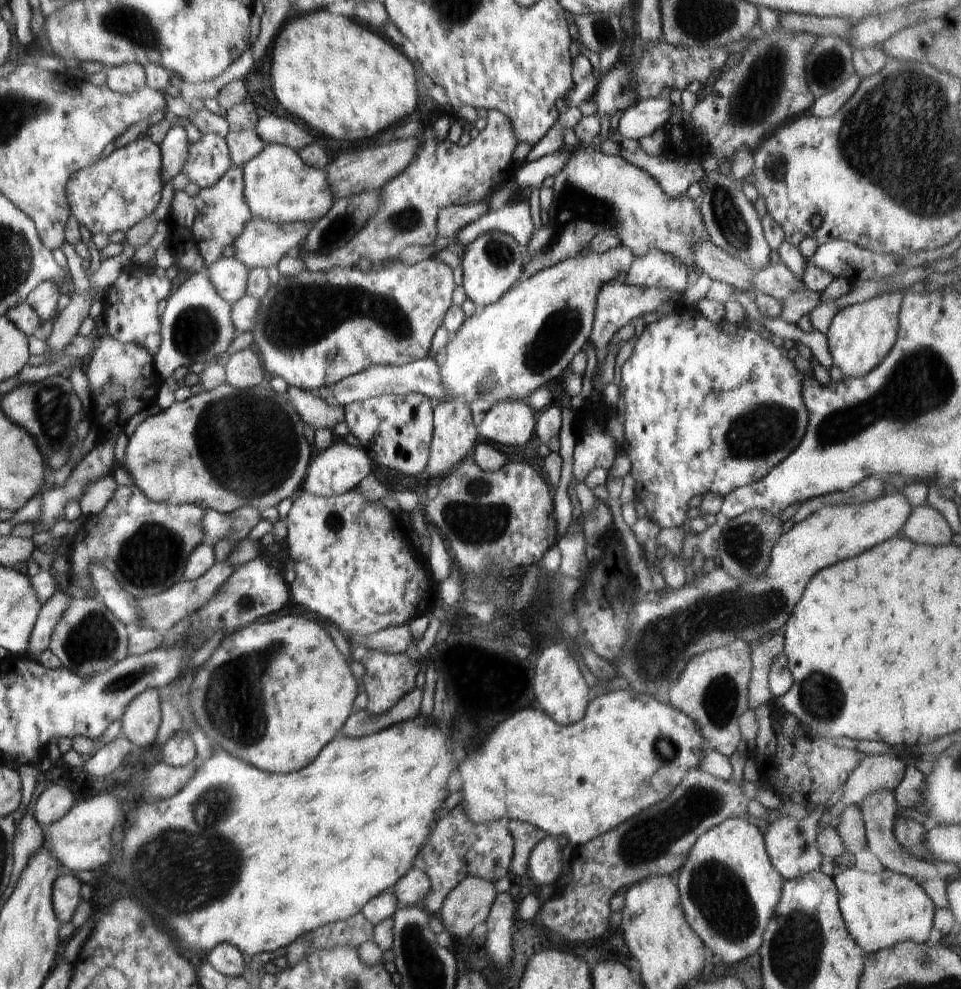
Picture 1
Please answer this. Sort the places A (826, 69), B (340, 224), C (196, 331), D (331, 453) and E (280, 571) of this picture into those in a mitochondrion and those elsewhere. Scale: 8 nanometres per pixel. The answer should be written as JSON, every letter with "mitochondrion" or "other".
{"A":"mitochondrion","B":"mitochondrion","C":"mitochondrion","D":"other","E":"other"}

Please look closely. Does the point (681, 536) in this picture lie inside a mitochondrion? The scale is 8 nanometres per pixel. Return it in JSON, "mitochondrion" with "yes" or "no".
{"mitochondrion":"no"}

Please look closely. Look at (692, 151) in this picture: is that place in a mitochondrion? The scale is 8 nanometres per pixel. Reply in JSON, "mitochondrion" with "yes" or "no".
{"mitochondrion":"no"}

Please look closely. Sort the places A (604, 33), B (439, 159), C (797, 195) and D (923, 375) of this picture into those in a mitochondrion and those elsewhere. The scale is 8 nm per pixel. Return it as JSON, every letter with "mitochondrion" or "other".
{"A":"mitochondrion","B":"other","C":"other","D":"mitochondrion"}

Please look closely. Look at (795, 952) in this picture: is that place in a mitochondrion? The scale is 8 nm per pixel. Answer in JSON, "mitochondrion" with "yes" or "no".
{"mitochondrion":"yes"}

